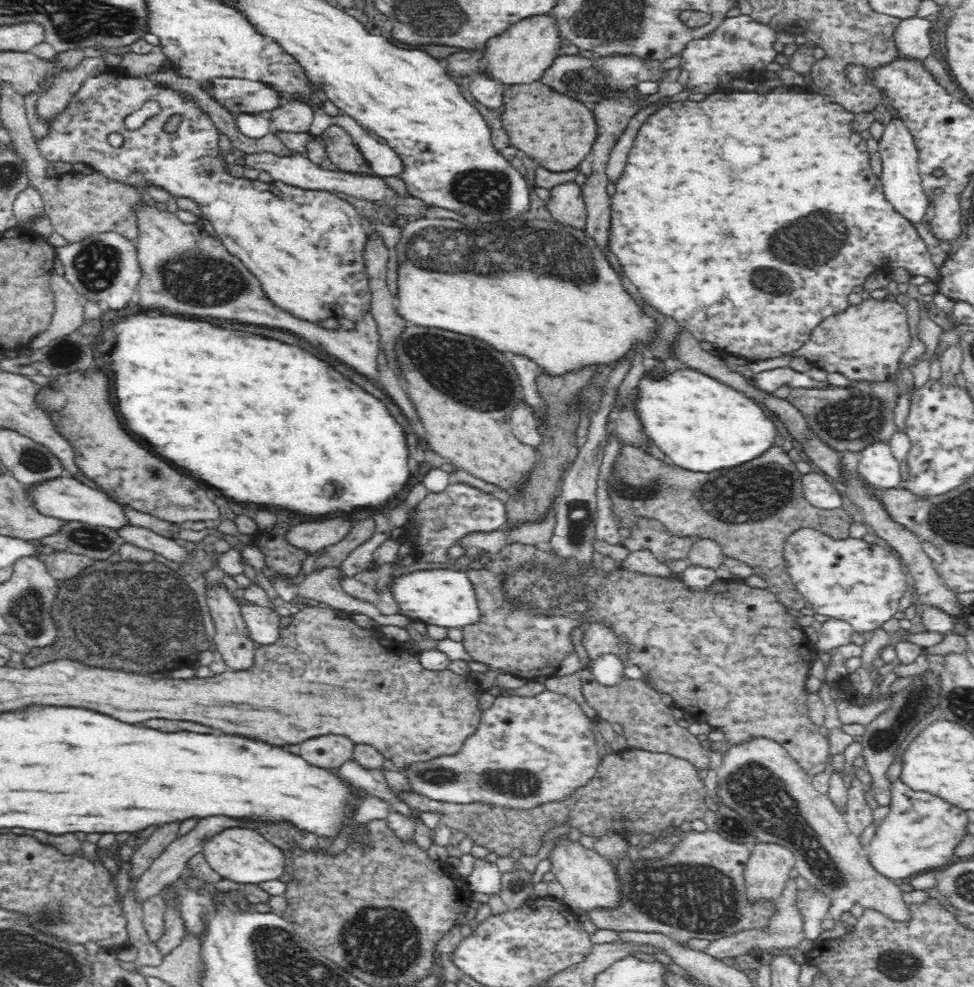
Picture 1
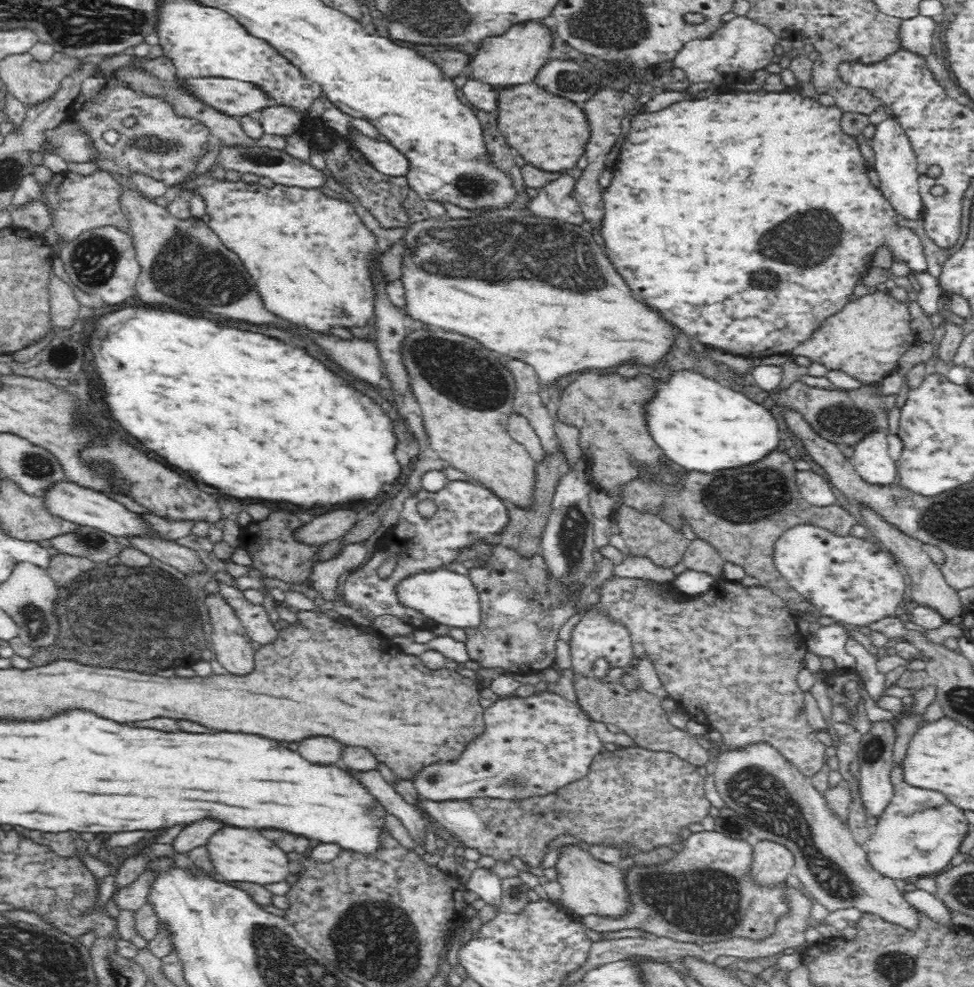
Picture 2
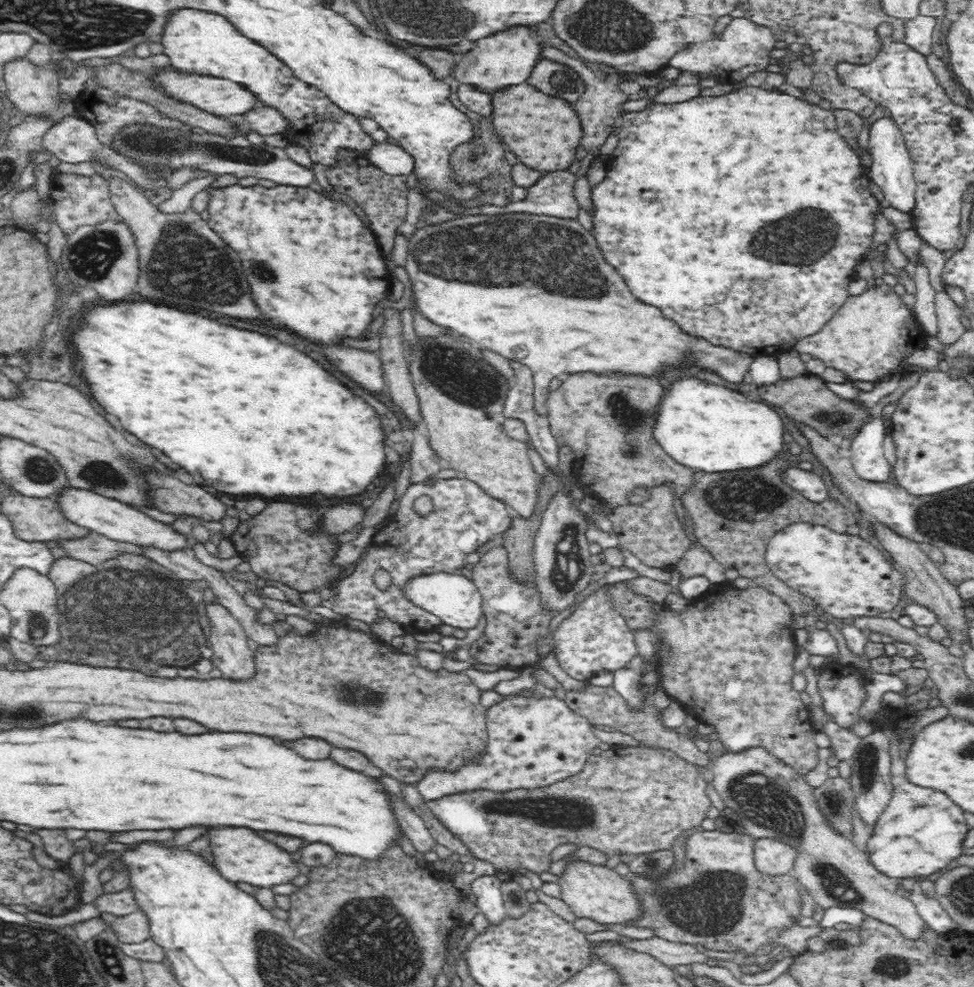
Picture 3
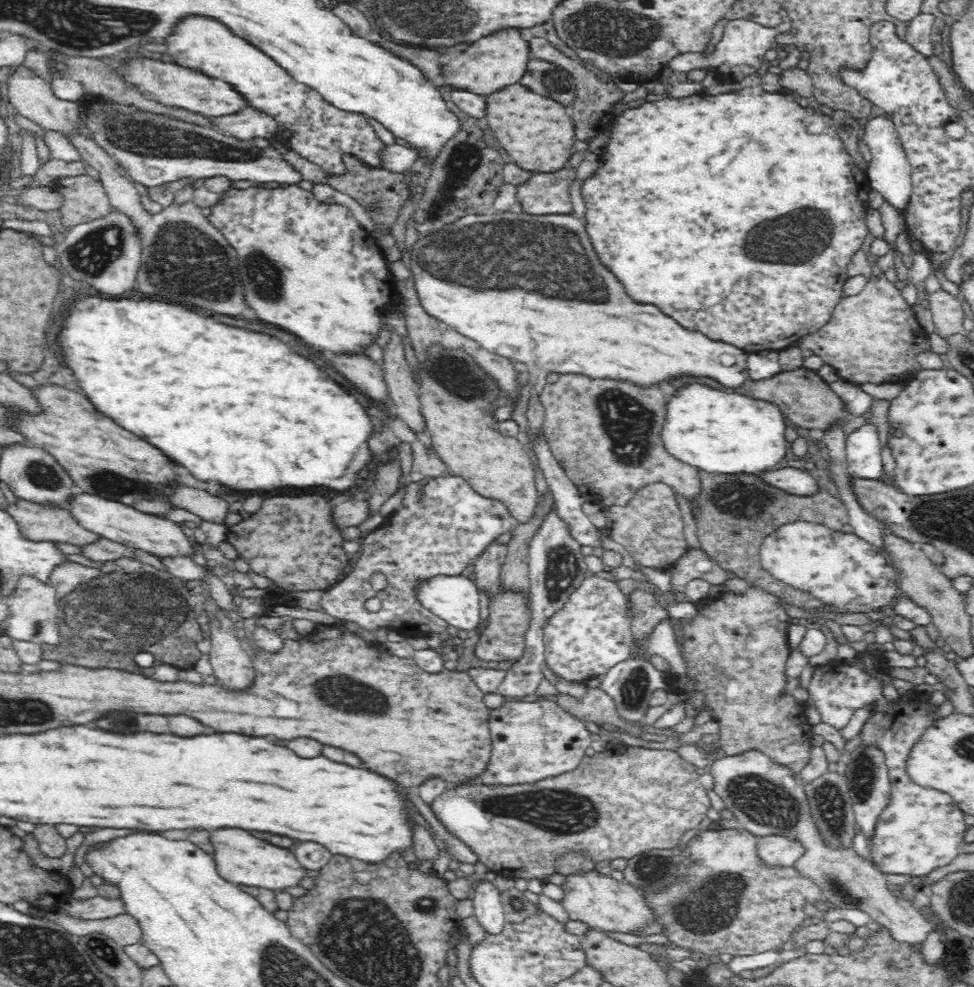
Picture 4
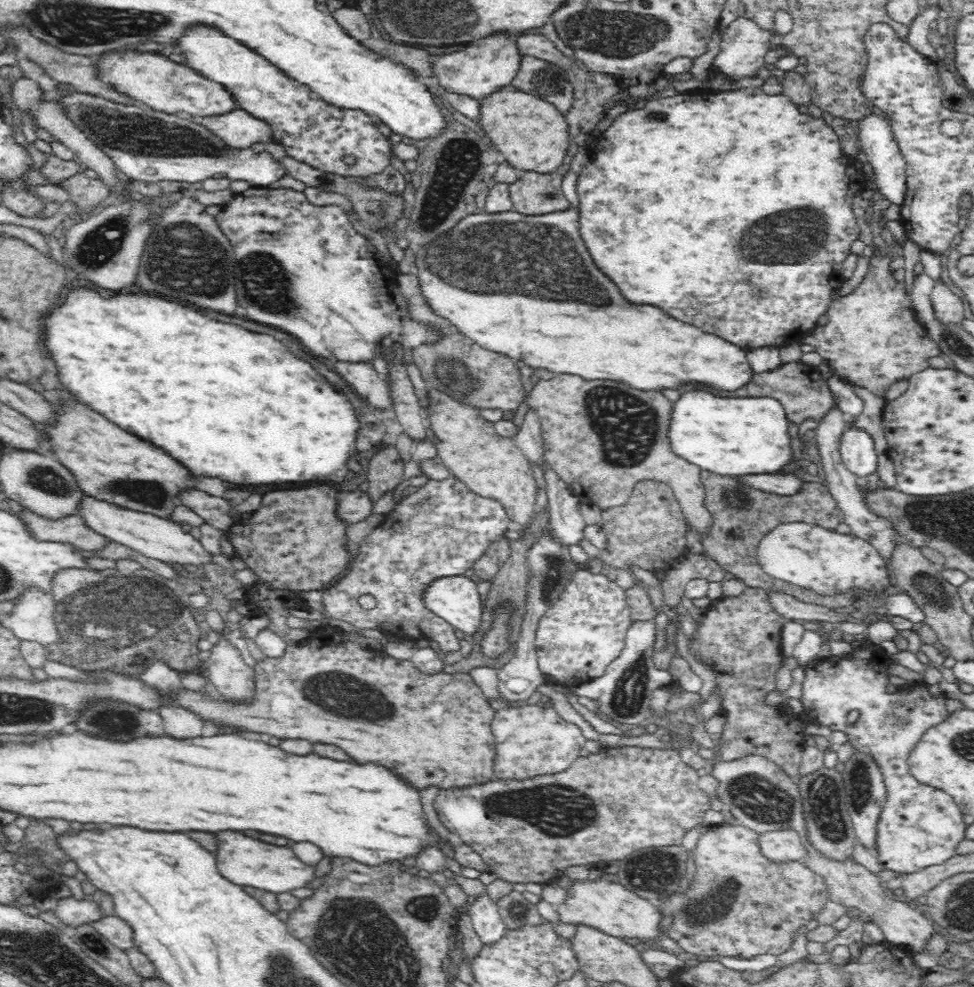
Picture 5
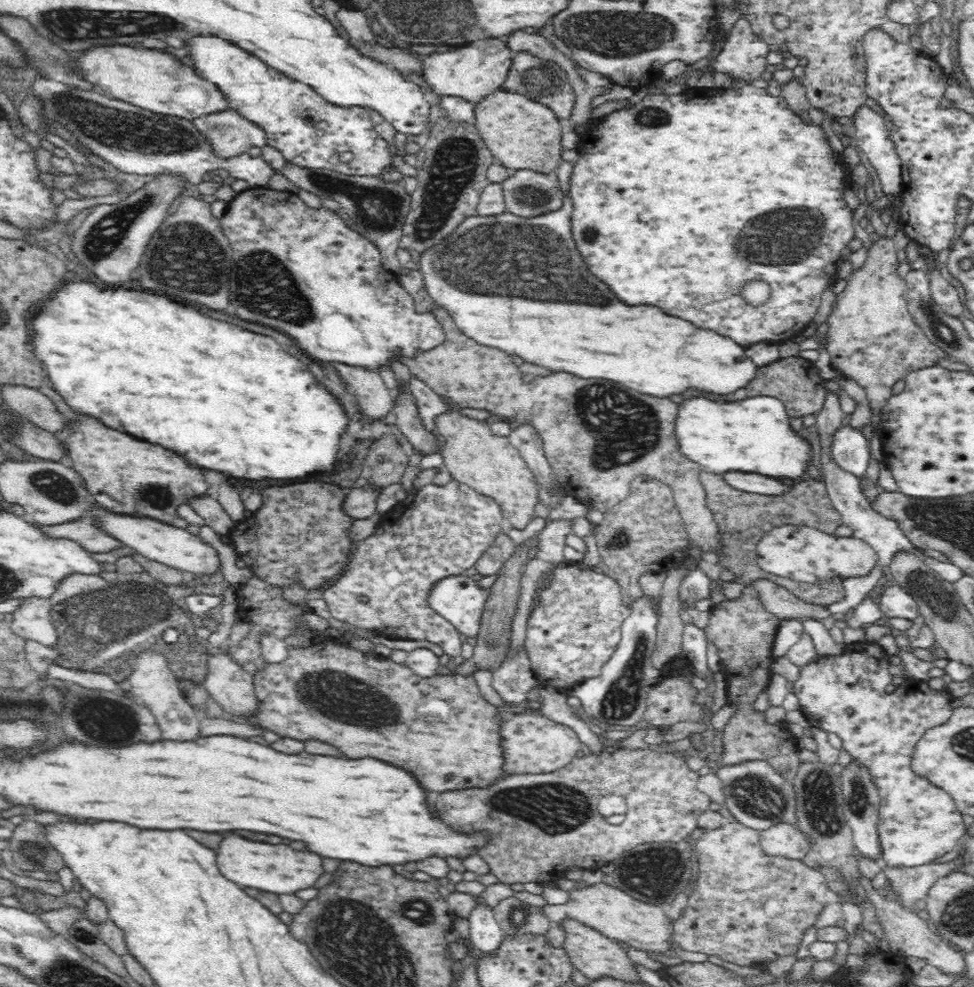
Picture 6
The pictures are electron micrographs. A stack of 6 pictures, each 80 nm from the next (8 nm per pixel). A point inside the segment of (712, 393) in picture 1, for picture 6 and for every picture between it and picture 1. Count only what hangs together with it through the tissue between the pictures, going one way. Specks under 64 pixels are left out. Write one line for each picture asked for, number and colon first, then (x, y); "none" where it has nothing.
2: (702, 425)
3: (707, 427)
4: (726, 433)
5: (753, 437)
6: (754, 435)

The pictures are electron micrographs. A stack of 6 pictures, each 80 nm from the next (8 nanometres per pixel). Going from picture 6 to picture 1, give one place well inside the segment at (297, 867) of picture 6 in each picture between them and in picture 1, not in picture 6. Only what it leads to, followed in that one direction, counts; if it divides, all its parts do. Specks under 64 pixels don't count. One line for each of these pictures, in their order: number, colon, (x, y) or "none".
1: (240, 854)
2: (240, 855)
3: (241, 856)
4: (241, 858)
5: (247, 862)

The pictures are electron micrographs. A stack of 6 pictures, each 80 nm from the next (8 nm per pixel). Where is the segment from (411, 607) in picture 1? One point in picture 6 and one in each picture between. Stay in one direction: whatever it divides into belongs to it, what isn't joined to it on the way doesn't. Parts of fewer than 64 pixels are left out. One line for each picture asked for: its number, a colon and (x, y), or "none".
2: (447, 595)
3: (453, 598)
4: (455, 599)
5: (455, 599)
6: (461, 600)

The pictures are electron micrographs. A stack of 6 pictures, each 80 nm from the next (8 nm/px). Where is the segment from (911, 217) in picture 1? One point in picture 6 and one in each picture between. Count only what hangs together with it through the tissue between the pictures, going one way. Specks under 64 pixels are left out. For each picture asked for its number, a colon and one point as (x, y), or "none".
2: (895, 163)
3: (891, 170)
4: (889, 173)
5: (875, 137)
6: (871, 135)

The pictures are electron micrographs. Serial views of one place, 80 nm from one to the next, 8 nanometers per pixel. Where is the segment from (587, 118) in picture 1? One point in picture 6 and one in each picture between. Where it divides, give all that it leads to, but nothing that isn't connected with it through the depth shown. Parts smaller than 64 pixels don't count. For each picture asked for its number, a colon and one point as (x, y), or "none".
2: (549, 132)
3: (542, 132)
4: (536, 132)
5: (530, 133)
6: (521, 135)

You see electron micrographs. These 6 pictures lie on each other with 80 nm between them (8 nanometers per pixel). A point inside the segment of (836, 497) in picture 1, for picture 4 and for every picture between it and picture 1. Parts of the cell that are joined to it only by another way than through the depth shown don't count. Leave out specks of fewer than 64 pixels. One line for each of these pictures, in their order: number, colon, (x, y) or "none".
2: (814, 488)
3: (808, 484)
4: (791, 480)

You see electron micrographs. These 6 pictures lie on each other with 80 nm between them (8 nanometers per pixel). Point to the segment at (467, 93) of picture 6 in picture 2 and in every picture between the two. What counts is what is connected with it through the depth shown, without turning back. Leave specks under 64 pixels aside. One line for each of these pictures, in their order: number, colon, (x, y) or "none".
2: (514, 58)
3: (505, 59)
4: (496, 61)
5: (485, 66)

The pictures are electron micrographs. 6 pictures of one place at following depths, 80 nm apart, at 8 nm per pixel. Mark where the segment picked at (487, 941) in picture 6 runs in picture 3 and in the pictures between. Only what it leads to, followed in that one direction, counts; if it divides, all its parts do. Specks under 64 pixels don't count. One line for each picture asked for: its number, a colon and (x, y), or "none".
3: (487, 888)
4: (488, 910)
5: (486, 921)

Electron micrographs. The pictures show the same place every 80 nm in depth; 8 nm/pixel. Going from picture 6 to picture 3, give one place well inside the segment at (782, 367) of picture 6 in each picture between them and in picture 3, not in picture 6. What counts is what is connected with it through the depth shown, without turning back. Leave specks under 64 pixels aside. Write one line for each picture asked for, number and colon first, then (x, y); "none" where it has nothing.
3: (806, 399)
4: (805, 399)
5: (804, 393)

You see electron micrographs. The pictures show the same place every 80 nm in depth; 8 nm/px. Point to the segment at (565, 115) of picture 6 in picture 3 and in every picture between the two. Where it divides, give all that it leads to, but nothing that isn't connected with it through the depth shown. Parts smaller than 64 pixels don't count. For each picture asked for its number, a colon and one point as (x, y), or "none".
3: (549, 77)
4: (544, 78)
5: (535, 76)

